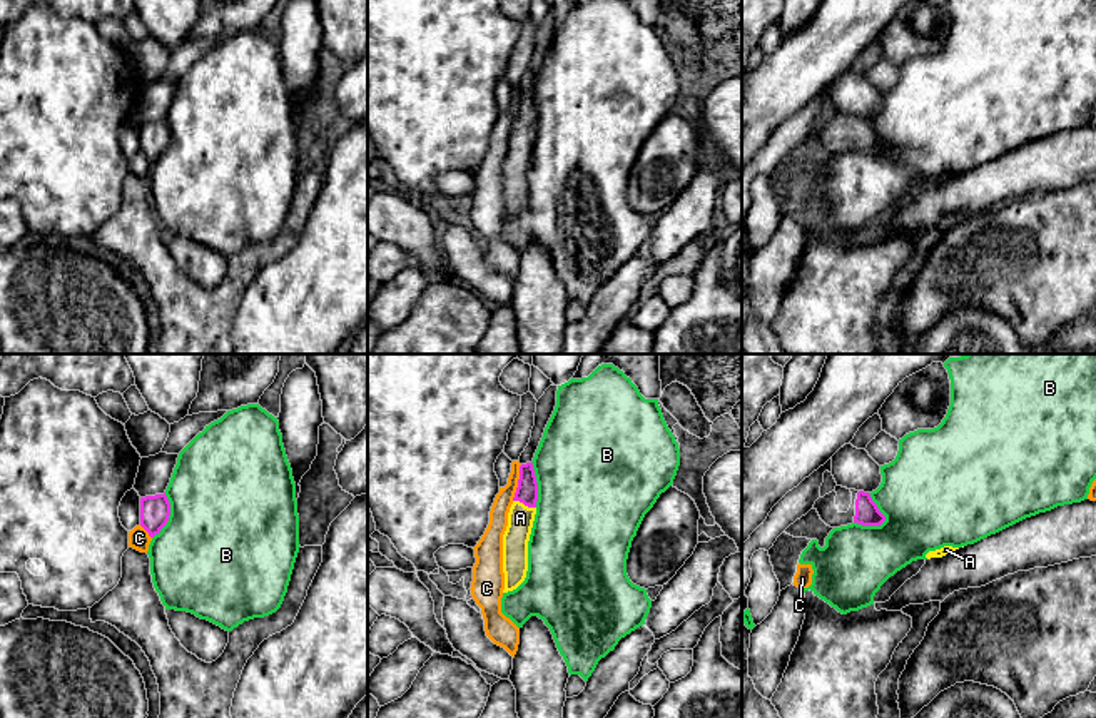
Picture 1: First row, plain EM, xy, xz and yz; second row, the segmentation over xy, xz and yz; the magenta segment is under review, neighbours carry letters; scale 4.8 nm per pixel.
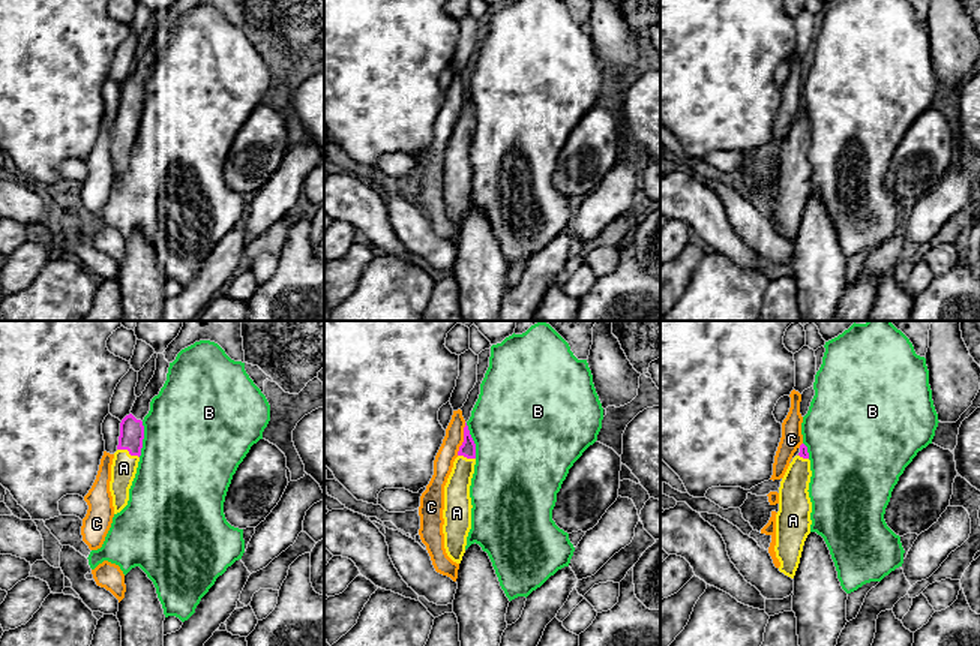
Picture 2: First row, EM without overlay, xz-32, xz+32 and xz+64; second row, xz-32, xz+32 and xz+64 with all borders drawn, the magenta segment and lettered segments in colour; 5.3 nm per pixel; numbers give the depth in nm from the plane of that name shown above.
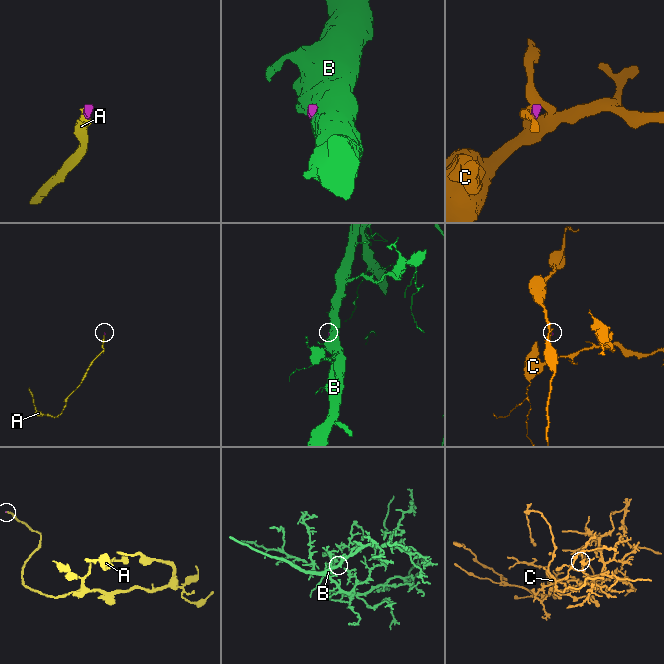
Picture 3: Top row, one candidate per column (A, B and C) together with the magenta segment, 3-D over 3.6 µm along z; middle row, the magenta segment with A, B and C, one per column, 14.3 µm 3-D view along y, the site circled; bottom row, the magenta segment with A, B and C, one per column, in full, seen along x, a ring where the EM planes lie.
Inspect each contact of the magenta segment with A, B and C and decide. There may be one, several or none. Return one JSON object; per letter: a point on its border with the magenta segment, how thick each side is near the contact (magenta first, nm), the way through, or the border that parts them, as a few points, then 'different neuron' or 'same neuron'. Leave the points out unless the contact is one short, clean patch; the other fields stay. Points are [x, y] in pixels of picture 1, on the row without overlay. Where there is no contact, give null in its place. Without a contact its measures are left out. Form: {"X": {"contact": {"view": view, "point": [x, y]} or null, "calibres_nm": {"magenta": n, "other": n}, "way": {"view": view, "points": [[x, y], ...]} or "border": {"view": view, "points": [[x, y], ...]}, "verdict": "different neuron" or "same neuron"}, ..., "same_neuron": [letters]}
{"A": {"contact": {"view": "xz", "point": [525, 131]}, "calibres_nm": {"magenta": 110, "other": 130}, "way": {"view": "xz", "points": [[527, 117], [525, 131], [520, 144]]}, "verdict": "same neuron"}, "B": {"contact": {"view": "yz", "point": [877, 136]}, "calibres_nm": {"magenta": 120, "other": 460}, "border": {"view": "yz", "points": [[867, 119], [884, 142], [879, 152]]}, "verdict": "different neuron"}, "C": {"contact": {"view": "xz", "point": [518, 109]}, "calibres_nm": {"magenta": 110, "other": 100}, "border": {"view": "xz", "points": [[522, 91], [518, 112], [512, 126]]}, "verdict": "different neuron"}, "same_neuron": ["A"]}

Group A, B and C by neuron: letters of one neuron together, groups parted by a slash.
A / B / C

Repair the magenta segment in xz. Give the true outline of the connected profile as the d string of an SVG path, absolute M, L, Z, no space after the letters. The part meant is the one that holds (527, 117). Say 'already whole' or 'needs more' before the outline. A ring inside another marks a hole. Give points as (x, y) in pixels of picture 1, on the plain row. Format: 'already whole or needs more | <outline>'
needs more | M533 88L520 92L518 114L508 139L508 152L503 160L503 219L516 215L528 197L528 167L536 140L538 109Z

